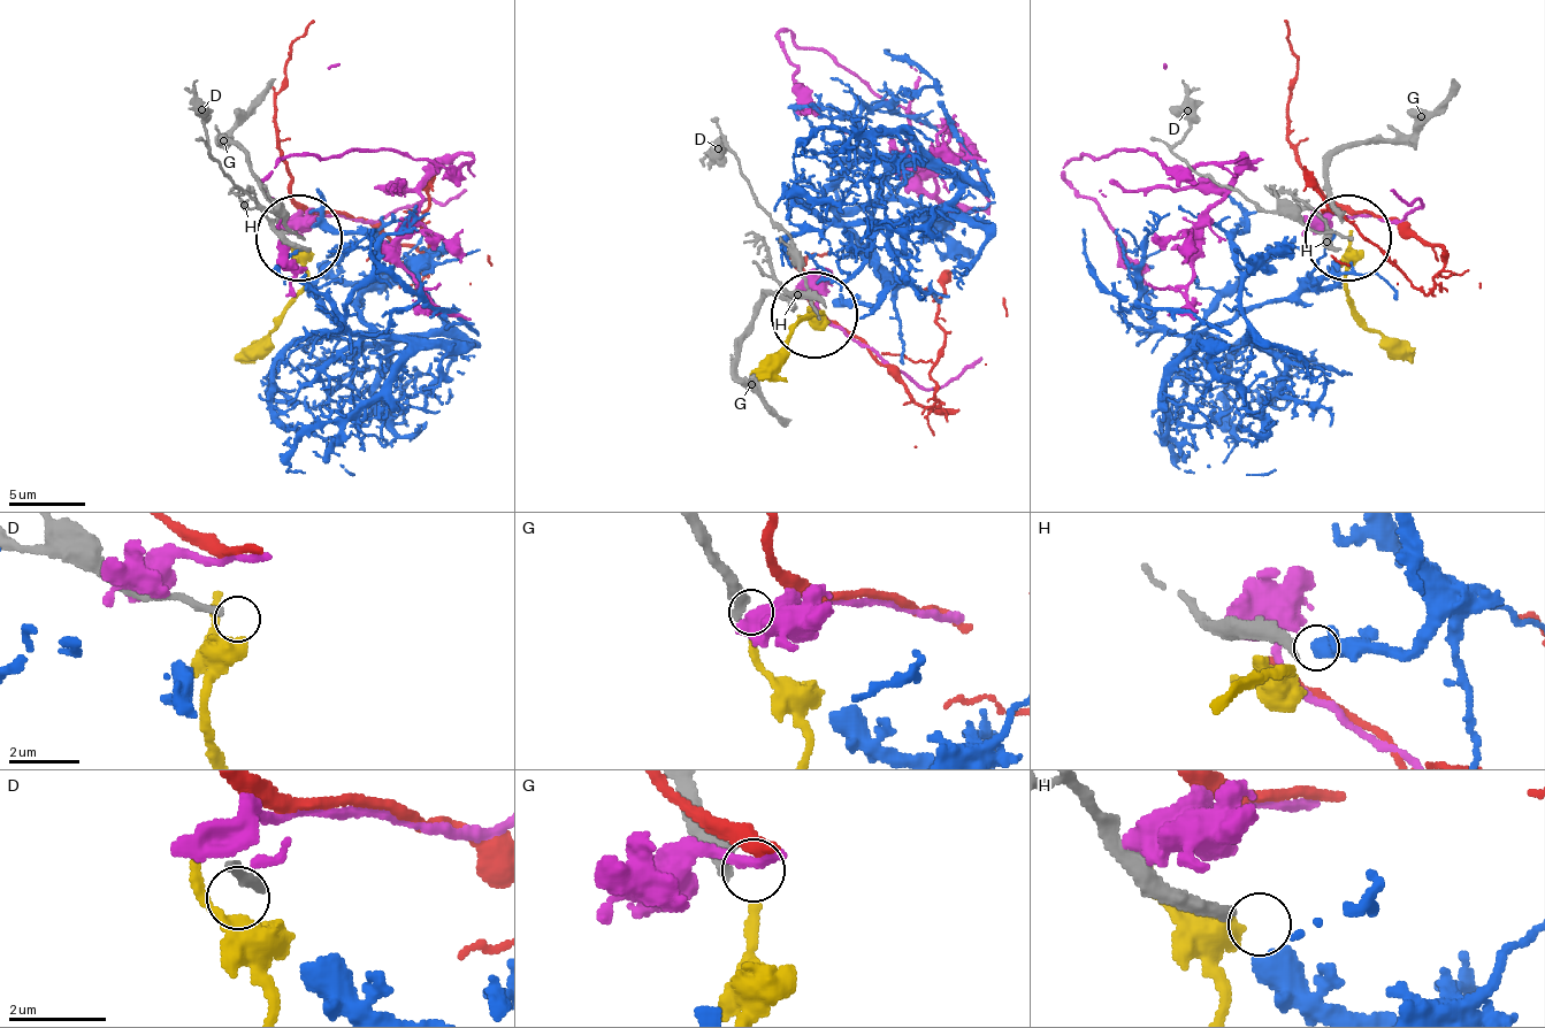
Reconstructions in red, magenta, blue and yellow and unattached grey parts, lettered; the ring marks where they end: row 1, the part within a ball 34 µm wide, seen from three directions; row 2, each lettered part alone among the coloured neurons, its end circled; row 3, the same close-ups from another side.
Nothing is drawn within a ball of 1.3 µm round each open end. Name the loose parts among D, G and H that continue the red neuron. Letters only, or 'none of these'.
none of these

